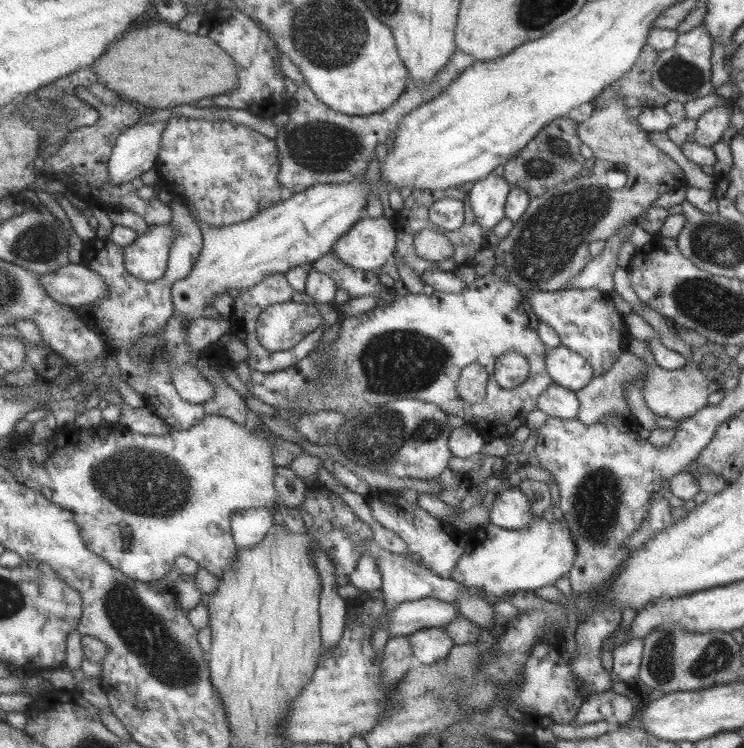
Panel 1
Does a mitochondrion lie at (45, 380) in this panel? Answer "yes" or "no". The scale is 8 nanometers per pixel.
no

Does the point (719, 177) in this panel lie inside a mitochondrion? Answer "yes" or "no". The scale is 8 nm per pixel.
no

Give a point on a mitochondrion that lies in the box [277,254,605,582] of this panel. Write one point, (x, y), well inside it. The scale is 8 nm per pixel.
(398, 361)

